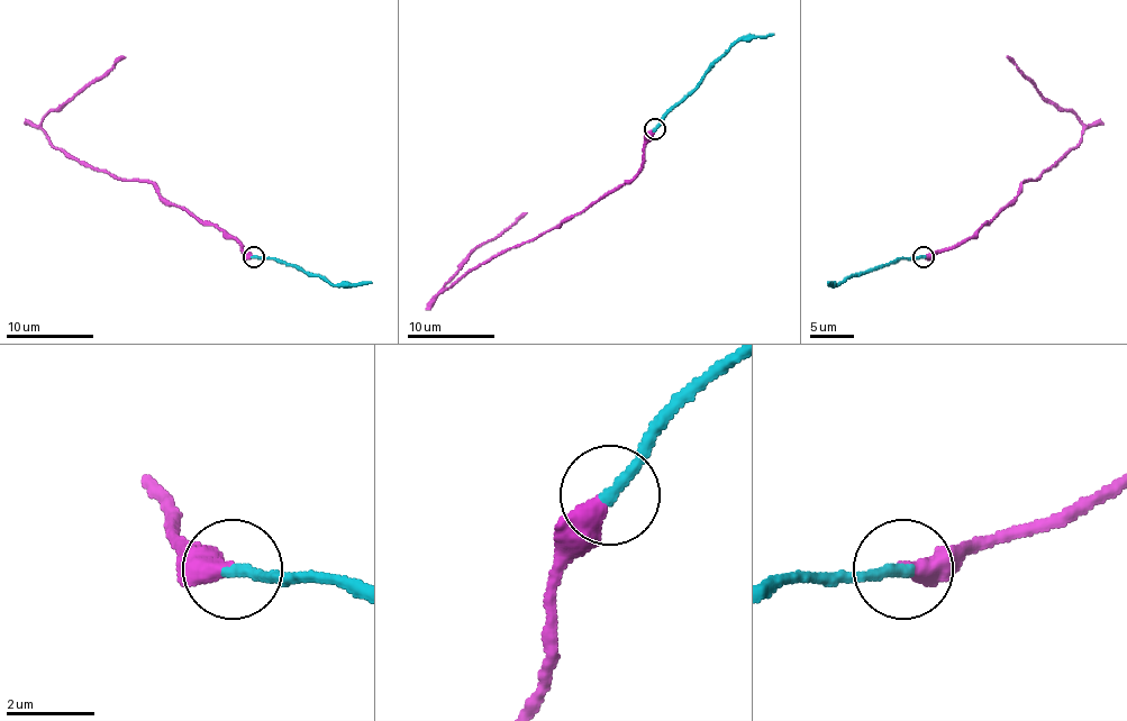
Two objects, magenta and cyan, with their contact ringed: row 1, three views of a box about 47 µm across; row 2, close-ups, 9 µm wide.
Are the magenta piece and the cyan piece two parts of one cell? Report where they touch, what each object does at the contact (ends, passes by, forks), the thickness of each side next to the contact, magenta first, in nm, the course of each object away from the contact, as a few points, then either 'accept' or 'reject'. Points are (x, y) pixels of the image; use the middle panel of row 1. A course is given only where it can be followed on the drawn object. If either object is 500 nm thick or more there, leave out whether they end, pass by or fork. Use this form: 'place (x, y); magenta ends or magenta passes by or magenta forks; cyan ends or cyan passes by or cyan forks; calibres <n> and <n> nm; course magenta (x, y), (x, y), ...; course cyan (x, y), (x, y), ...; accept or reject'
place (655, 129); magenta ends; cyan ends; calibres 400 and 280 nm; course magenta (655, 129), (632, 180), (443, 288), (478, 247), (527, 212); course cyan (655, 129), (657, 122), (738, 40), (773, 34); accept

